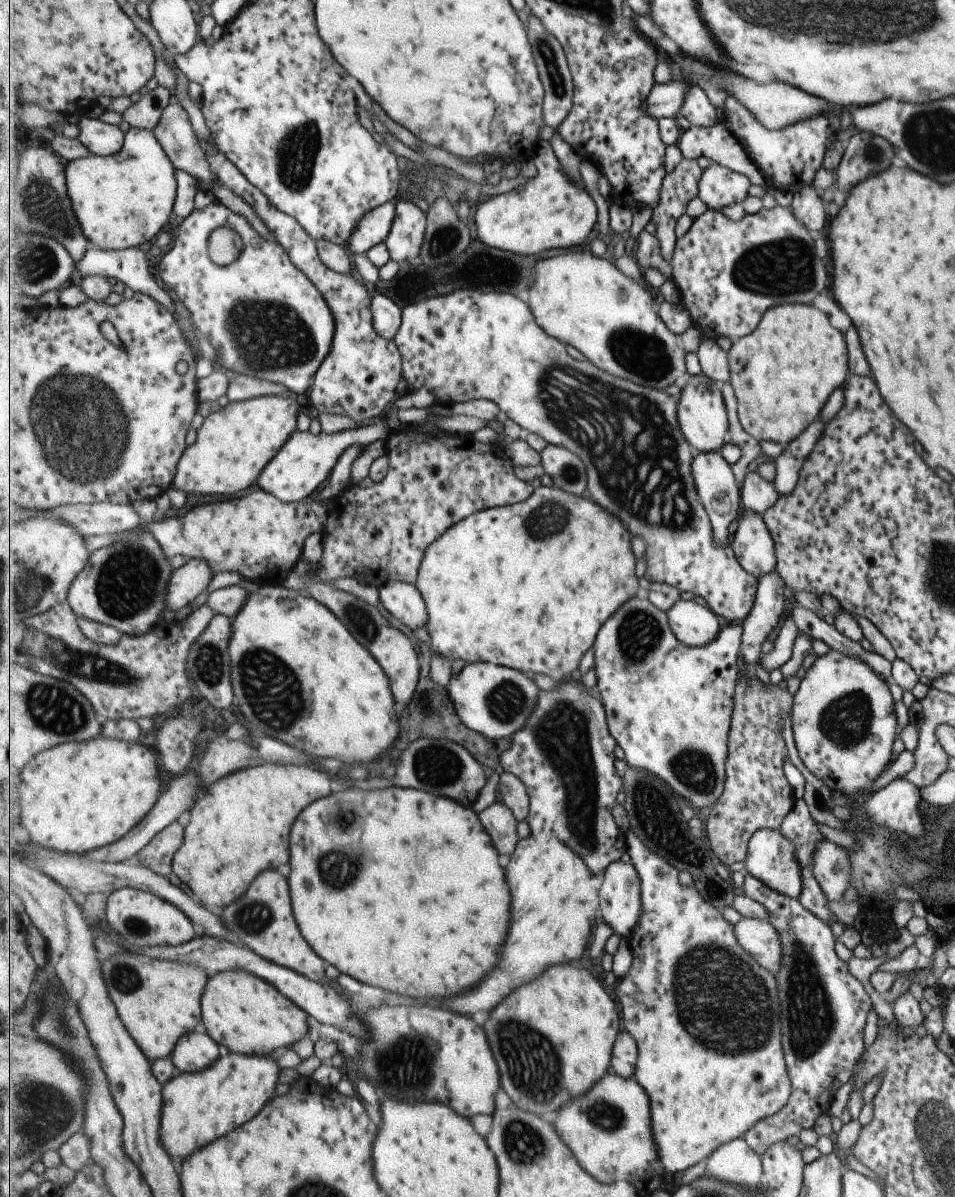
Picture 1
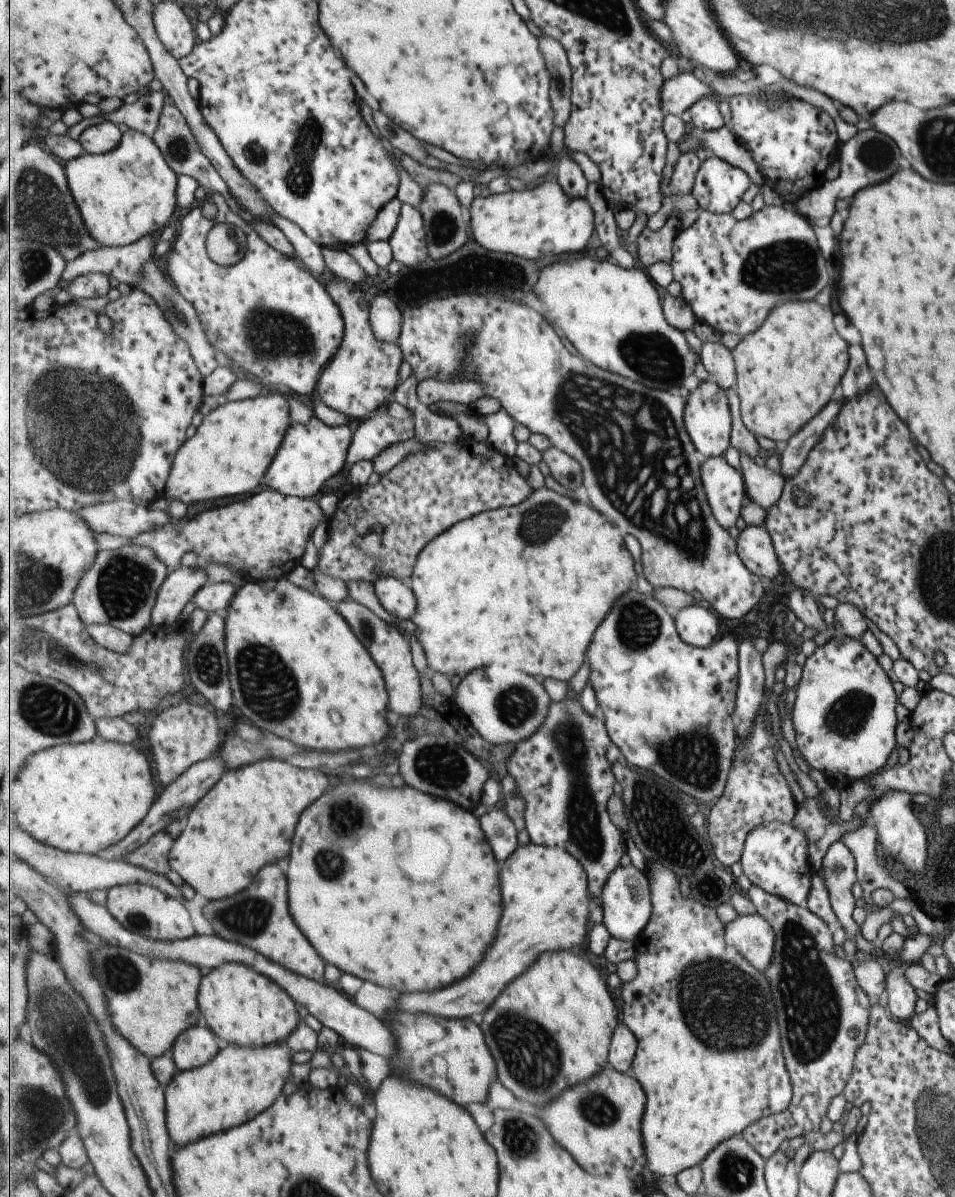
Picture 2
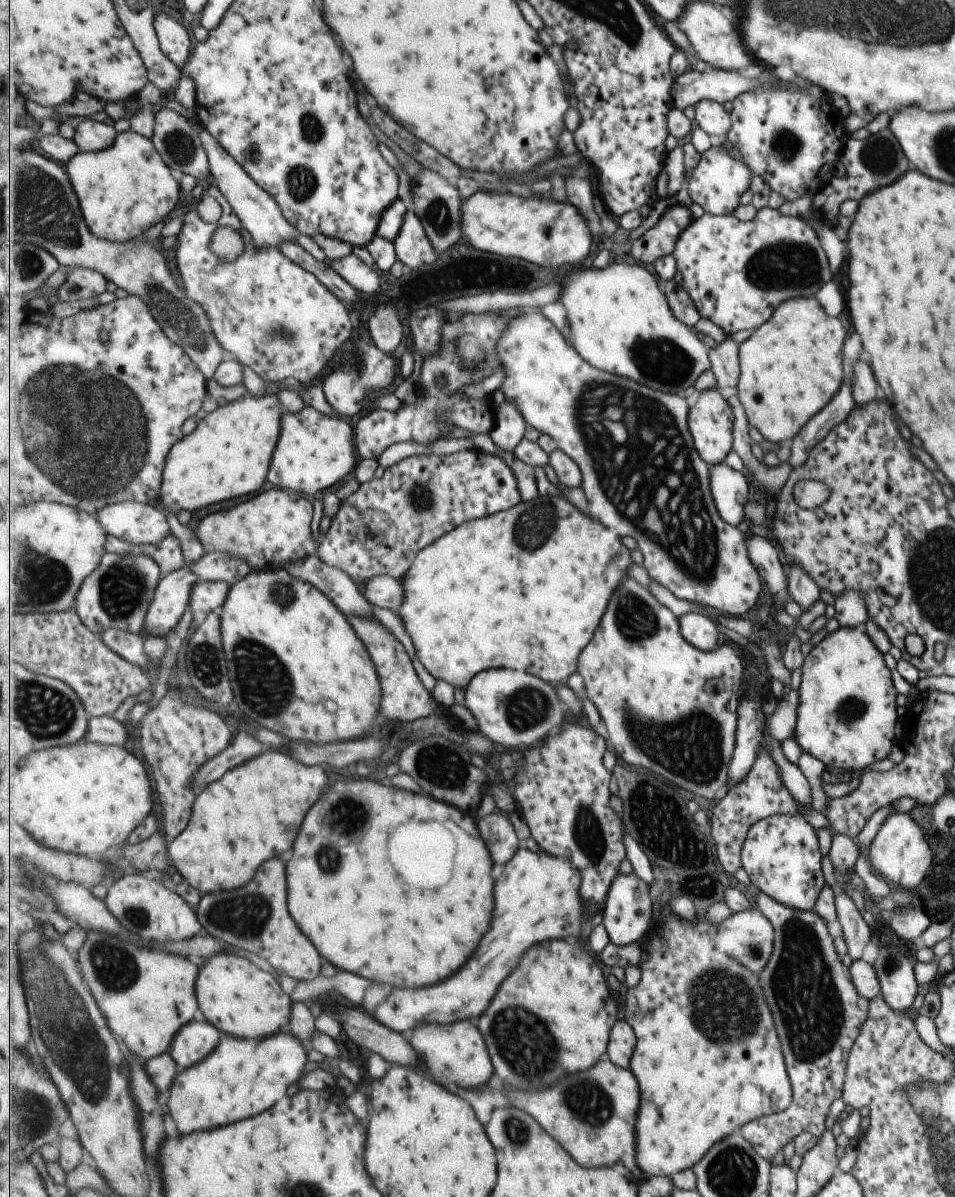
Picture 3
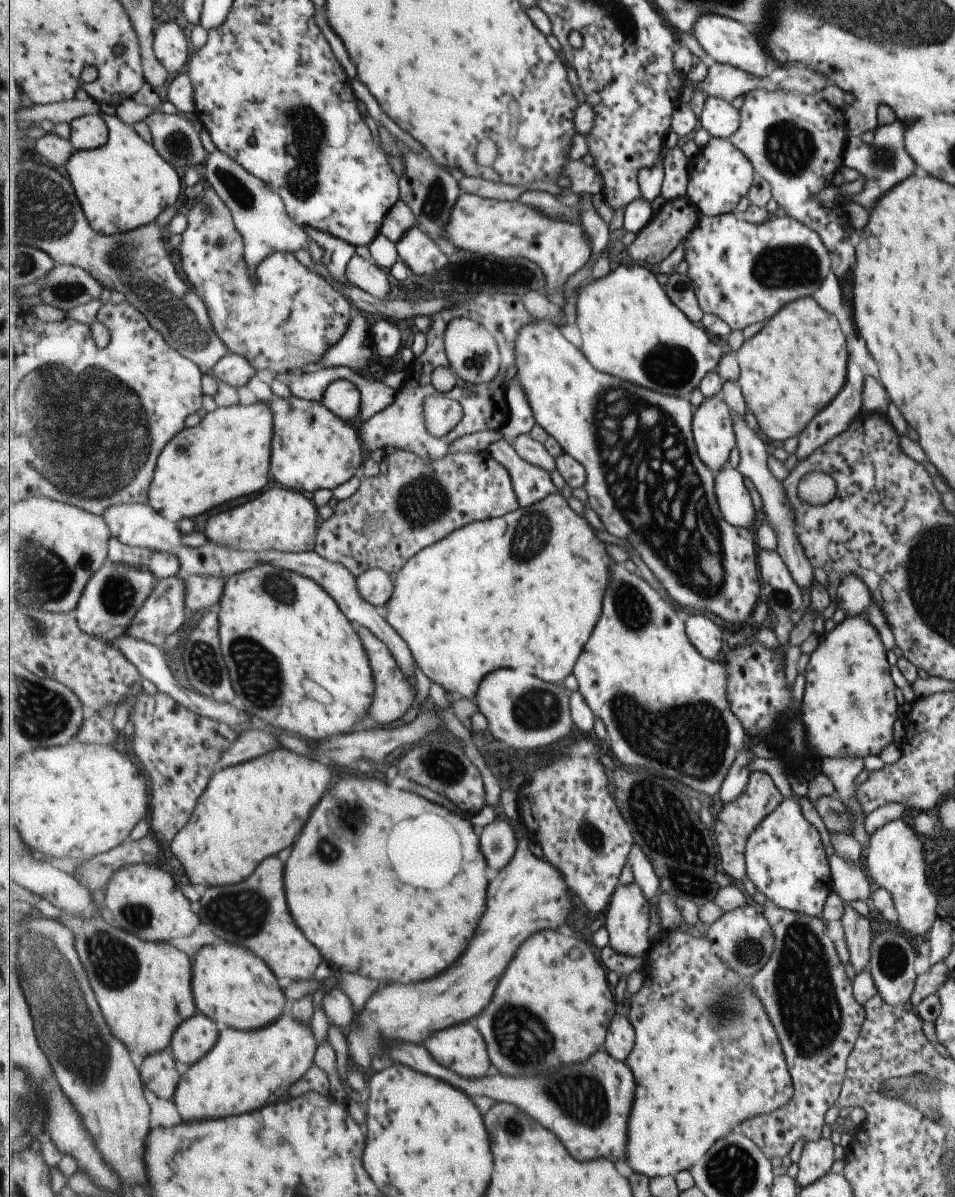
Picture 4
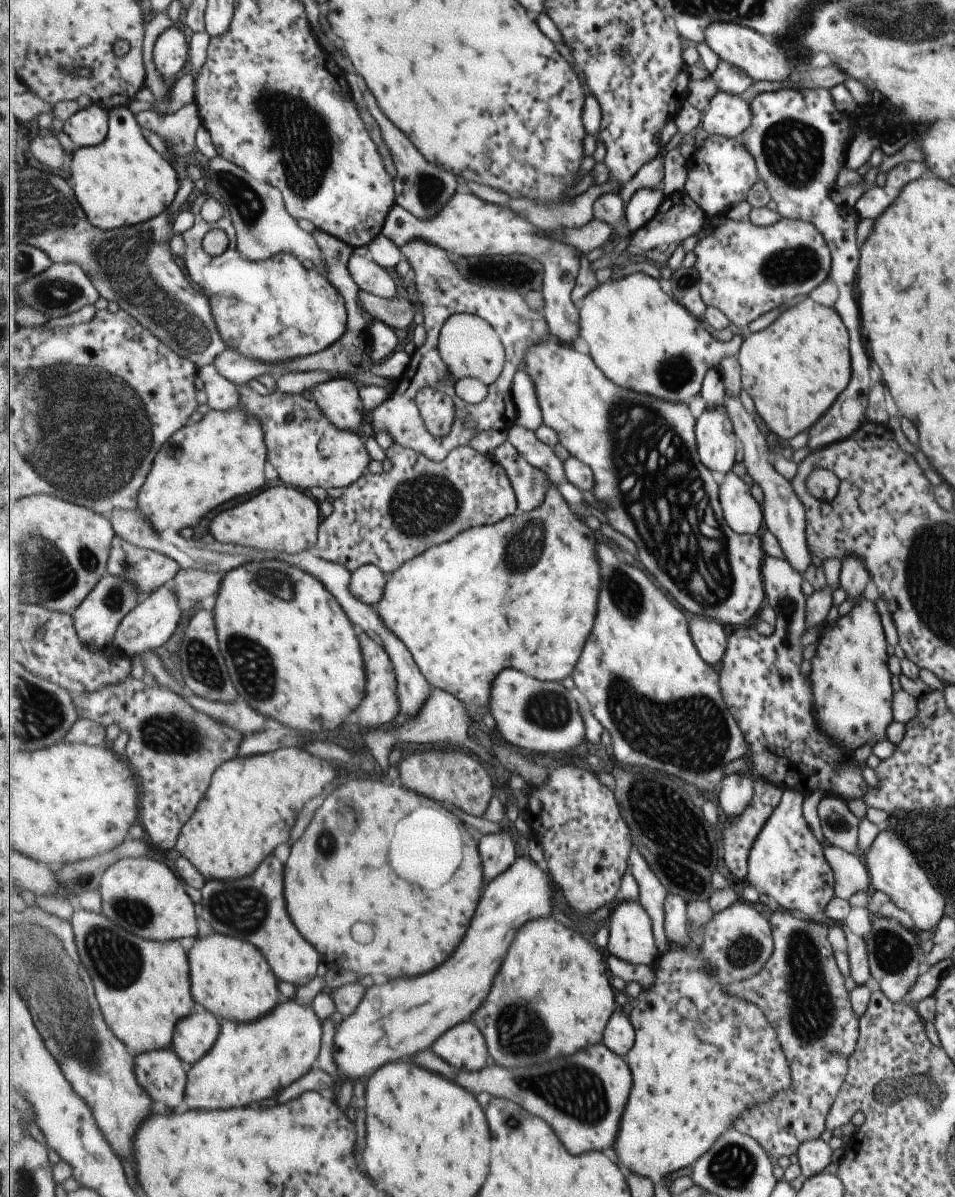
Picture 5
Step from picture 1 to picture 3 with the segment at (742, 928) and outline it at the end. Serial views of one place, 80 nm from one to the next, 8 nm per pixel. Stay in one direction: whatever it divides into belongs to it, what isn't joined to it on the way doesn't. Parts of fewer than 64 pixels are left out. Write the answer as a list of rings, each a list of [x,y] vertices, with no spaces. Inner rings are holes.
[[[754,906],[734,913],[718,929],[729,956],[739,960],[747,970],[761,975],[769,965],[771,938],[774,938],[770,922],[762,911]]]

